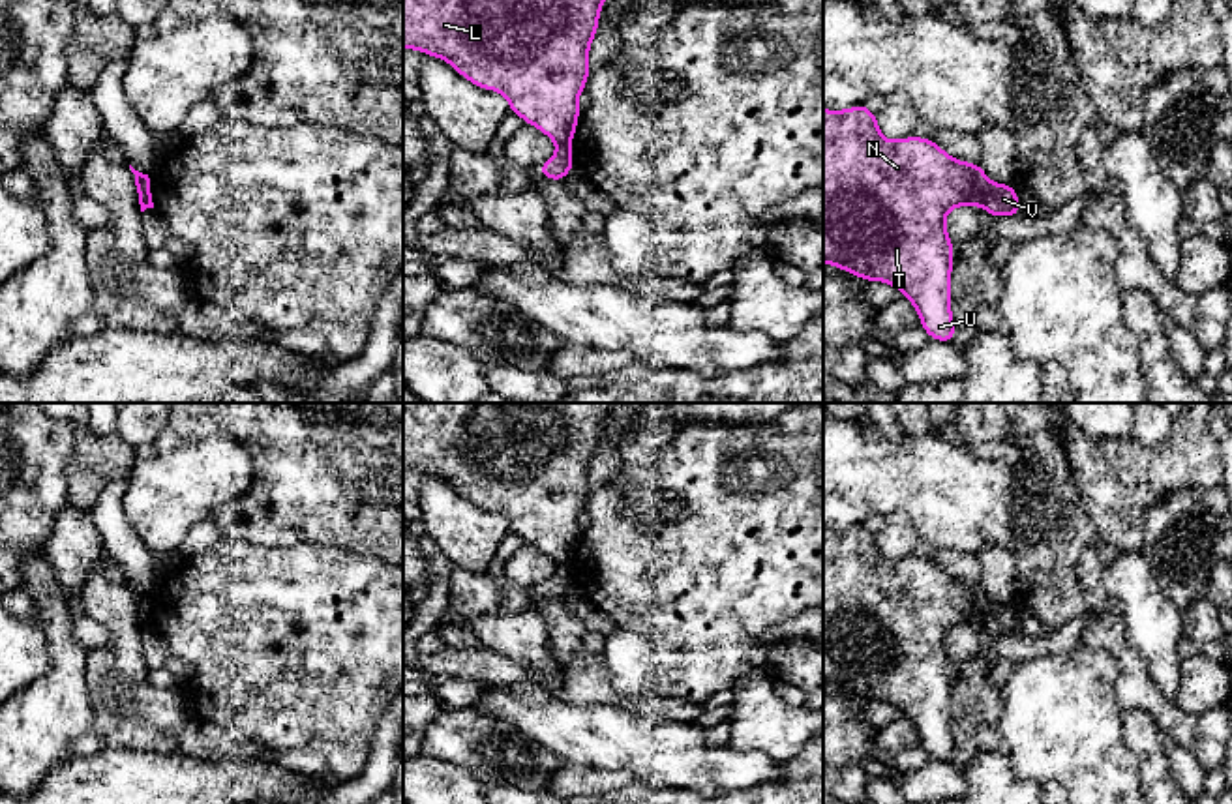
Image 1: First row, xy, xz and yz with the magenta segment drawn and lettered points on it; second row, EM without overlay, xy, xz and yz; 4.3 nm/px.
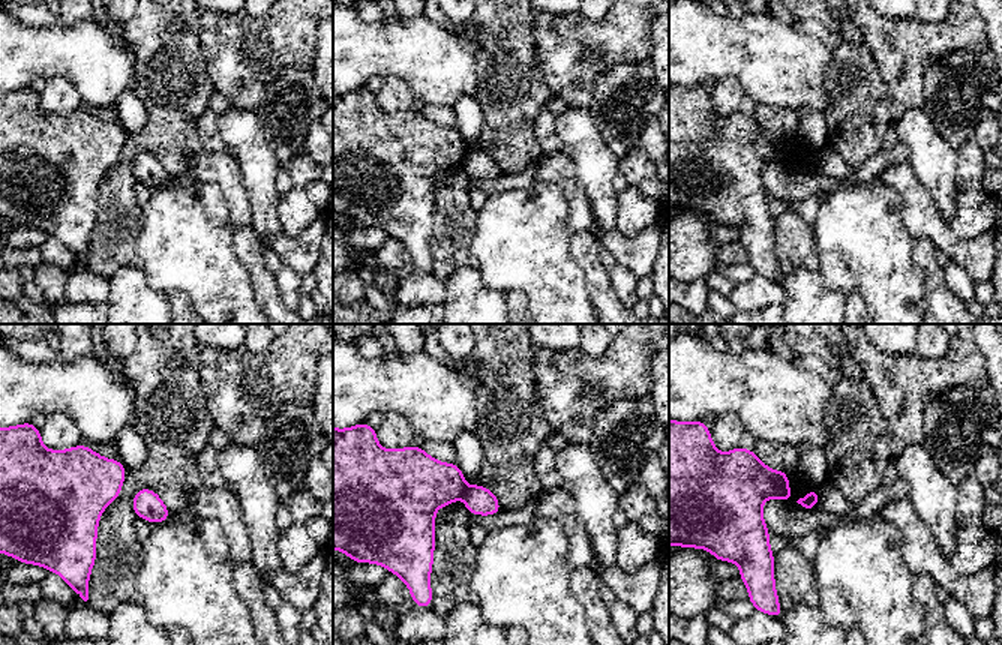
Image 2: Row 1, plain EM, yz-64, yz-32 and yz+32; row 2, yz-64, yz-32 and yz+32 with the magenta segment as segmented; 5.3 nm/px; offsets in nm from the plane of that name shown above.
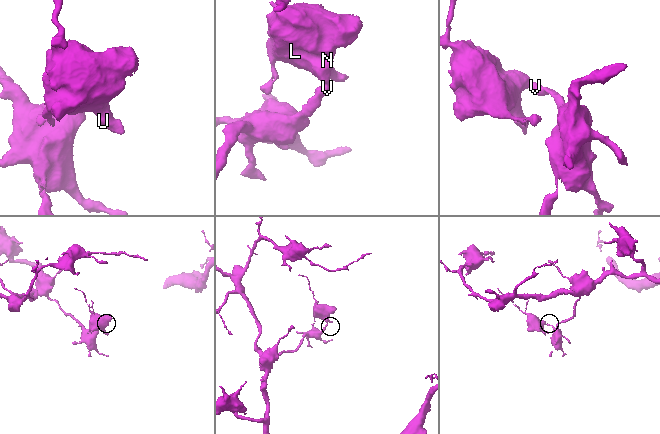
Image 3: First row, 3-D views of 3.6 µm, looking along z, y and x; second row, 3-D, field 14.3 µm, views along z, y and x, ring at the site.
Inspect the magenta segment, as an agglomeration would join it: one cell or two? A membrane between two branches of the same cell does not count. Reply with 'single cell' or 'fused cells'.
fused cells

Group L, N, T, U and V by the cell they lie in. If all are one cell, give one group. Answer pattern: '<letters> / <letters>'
L N T U / V

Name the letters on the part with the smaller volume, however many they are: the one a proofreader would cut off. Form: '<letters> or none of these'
L, N, T, U

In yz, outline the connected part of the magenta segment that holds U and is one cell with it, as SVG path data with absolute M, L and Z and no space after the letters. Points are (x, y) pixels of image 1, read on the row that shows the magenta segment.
M866 105L823 109L823 262L866 281L891 283L915 305L928 337L954 343L954 244L945 216L954 206L981 204L988 184L979 163L953 159L932 139L883 139Z

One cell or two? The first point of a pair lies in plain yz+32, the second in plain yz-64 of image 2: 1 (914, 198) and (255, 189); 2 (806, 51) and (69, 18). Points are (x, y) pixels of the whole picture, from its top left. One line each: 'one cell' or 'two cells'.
1: two cells
2: two cells

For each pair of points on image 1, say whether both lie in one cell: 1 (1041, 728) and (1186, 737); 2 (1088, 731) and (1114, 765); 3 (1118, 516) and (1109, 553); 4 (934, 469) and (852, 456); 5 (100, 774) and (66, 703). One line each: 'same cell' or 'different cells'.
1: different cells
2: same cell
3: different cells
4: same cell
5: different cells

